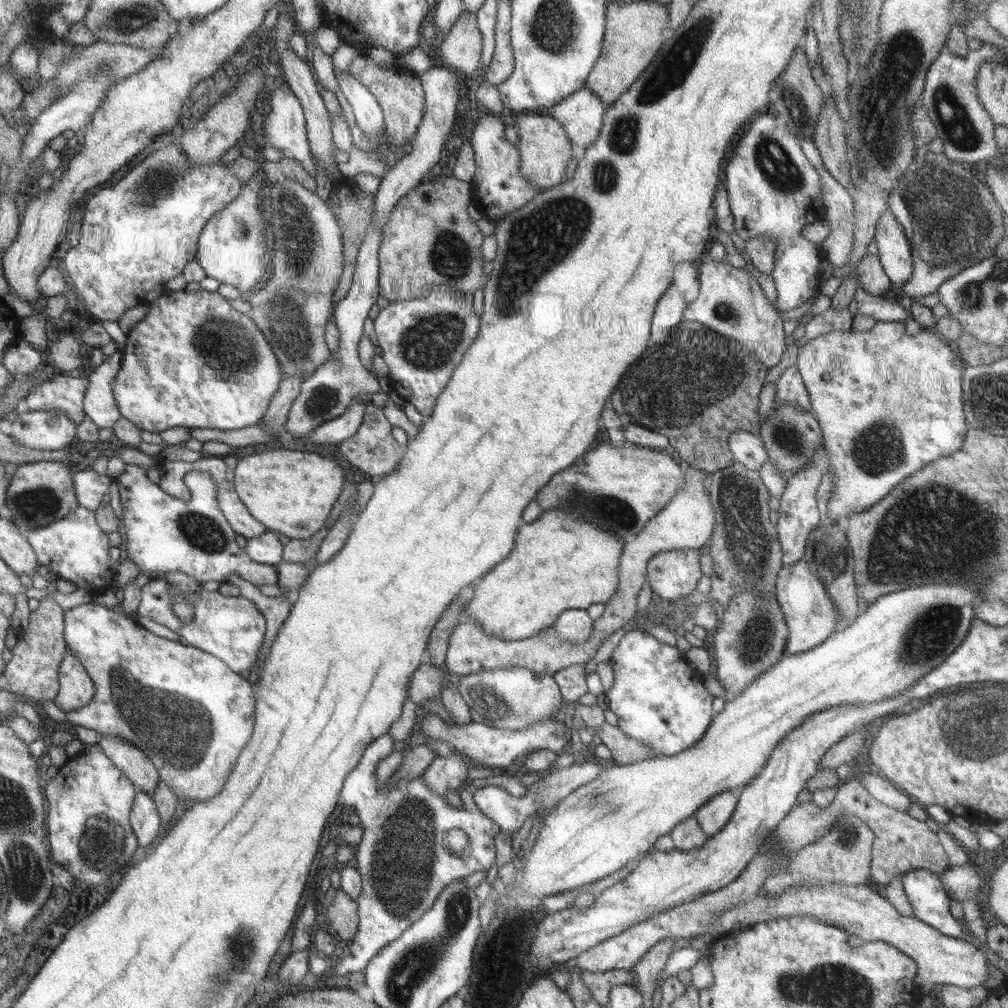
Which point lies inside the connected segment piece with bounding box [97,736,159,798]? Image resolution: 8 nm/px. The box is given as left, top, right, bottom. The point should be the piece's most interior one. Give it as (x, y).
(133, 763)

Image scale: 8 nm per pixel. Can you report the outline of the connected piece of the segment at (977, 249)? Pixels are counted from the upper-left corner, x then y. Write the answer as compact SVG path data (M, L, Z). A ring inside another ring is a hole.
M921 144L915 150L913 166L909 166L909 170L899 180L899 188L891 190L889 198L887 198L891 214L895 216L895 220L899 222L899 226L905 232L905 238L911 244L911 258L913 258L911 280L907 280L905 284L891 284L891 294L909 296L909 298L915 298L915 296L921 298L931 292L937 292L937 288L945 280L953 278L963 268L981 264L985 258L991 258L997 244L1005 238L1001 206L993 198L993 192L989 192L989 188L985 188L985 184L981 184L975 176L971 176L971 172L963 170L961 164L957 164L957 162L945 164L945 166L927 164L925 154L927 154L927 144Z

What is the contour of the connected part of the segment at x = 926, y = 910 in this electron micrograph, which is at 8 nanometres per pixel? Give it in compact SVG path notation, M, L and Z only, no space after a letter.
M911 870L899 876L903 894L911 904L913 918L931 926L943 936L959 938L971 944L971 932L963 932L961 924L949 914L951 898L943 890L939 878L925 870Z

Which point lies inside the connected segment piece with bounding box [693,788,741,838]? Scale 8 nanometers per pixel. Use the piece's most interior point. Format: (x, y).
(712, 816)

